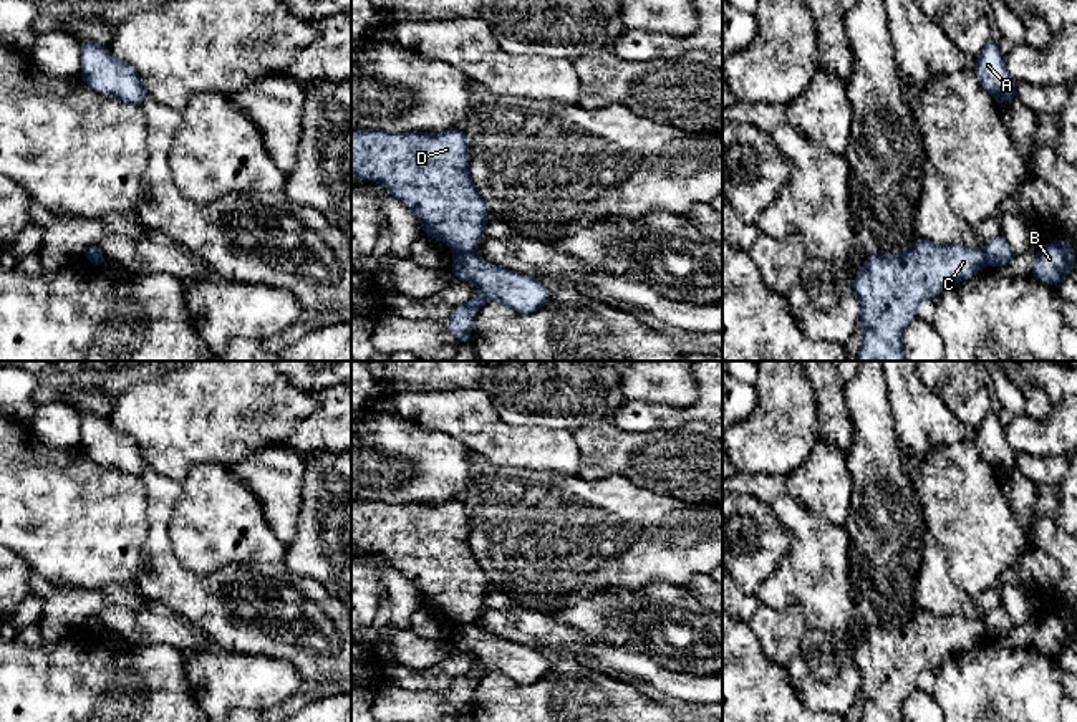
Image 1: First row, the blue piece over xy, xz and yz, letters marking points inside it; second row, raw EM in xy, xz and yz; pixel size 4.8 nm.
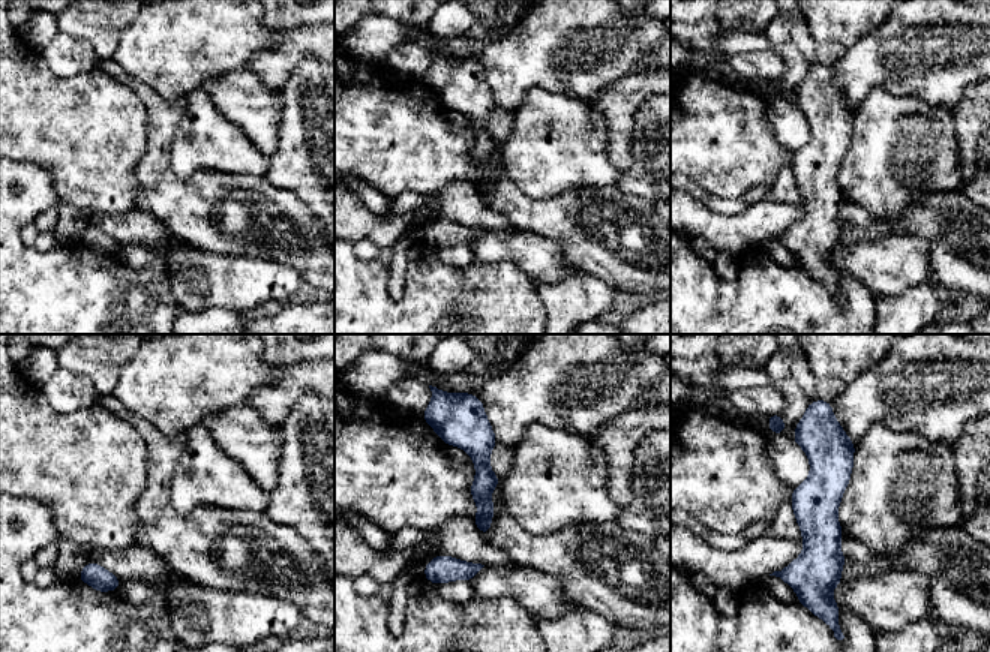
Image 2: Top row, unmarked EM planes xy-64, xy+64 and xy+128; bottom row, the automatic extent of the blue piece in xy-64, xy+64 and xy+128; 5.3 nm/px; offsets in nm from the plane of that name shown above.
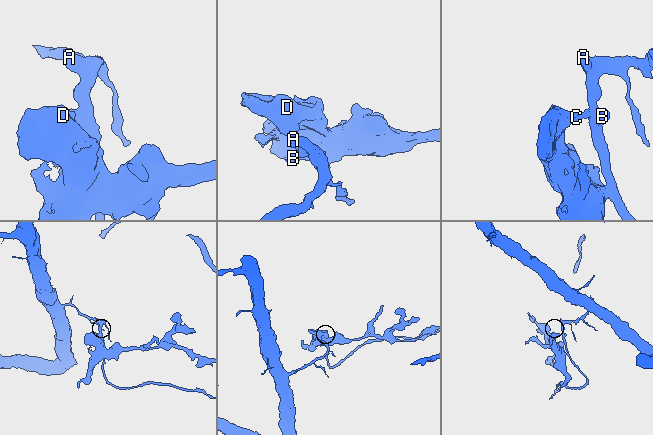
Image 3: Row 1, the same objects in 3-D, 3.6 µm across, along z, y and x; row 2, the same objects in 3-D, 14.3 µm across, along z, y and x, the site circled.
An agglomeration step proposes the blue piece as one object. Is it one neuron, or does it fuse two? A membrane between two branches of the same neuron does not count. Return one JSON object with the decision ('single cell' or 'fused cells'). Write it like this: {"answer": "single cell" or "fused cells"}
{"answer": "fused cells"}

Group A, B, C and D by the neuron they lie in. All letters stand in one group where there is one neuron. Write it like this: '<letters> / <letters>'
A B / C D

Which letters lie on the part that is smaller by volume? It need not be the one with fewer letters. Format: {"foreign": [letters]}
{"foreign": ["C", "D"]}

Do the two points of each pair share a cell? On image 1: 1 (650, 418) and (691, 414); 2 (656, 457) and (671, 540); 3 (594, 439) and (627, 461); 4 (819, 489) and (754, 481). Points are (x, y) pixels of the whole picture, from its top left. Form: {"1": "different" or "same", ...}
{"1": "same", "2": "different", "3": "same", "4": "same"}

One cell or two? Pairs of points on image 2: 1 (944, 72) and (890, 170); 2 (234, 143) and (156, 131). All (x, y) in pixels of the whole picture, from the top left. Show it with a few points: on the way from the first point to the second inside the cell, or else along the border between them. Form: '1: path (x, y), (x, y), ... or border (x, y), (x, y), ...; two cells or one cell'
1: border (893, 93), (921, 98), (948, 108); two cells
2: border (188, 101), (173, 138), (171, 168); two cells

